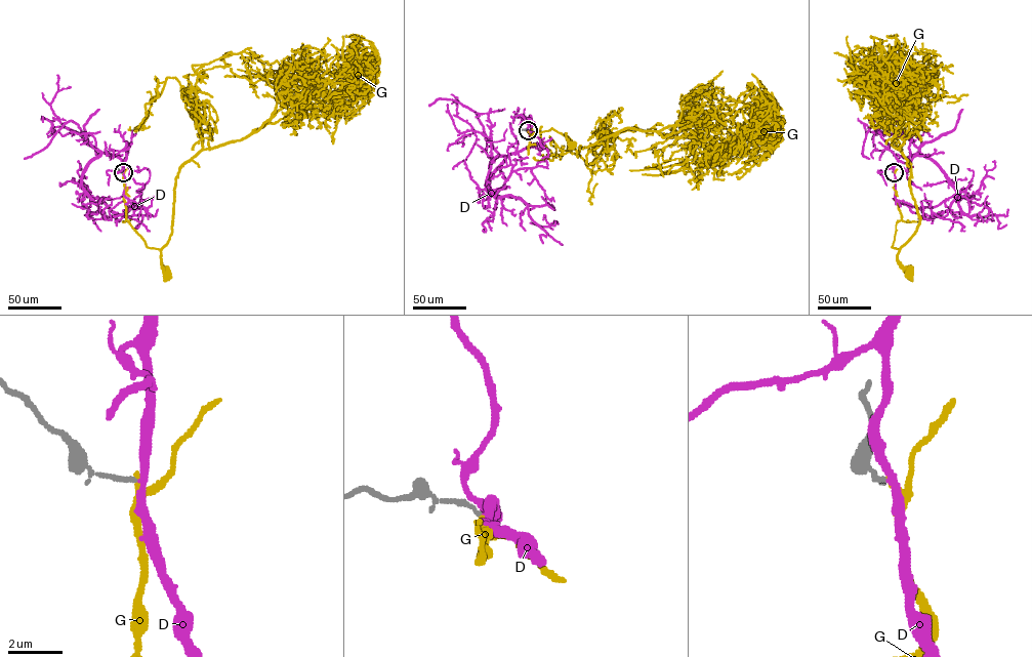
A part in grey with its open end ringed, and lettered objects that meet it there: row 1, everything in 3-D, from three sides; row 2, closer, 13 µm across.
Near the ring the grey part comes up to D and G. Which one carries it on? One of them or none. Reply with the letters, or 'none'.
D

